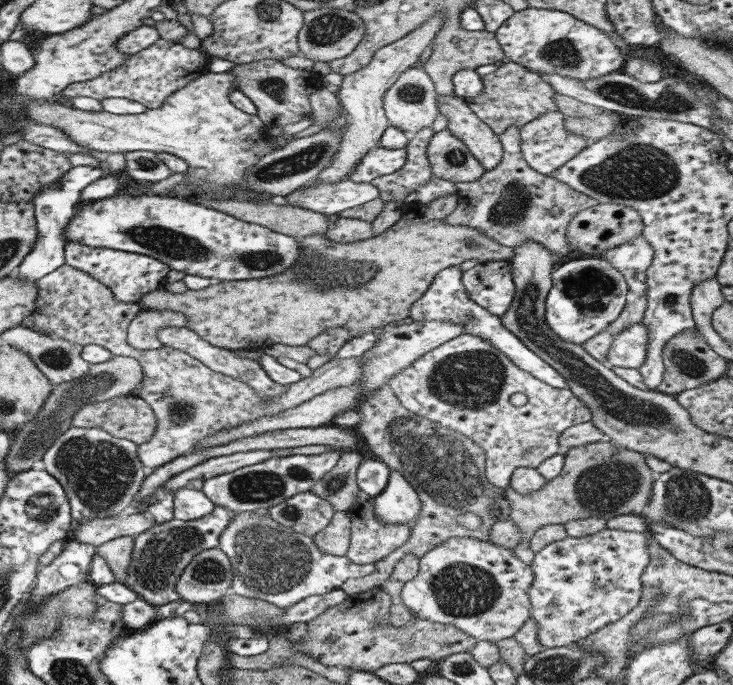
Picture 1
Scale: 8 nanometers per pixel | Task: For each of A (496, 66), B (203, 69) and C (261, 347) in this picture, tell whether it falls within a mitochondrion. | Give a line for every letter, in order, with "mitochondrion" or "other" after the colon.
A: other
B: other
C: other

